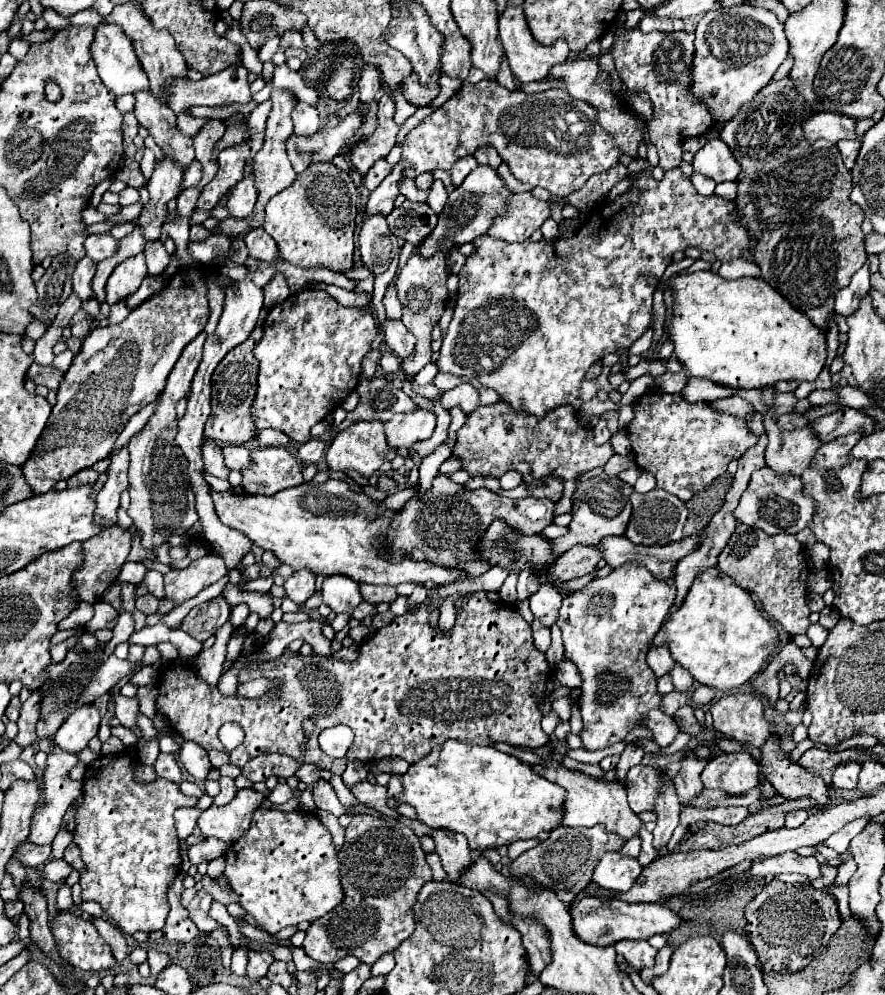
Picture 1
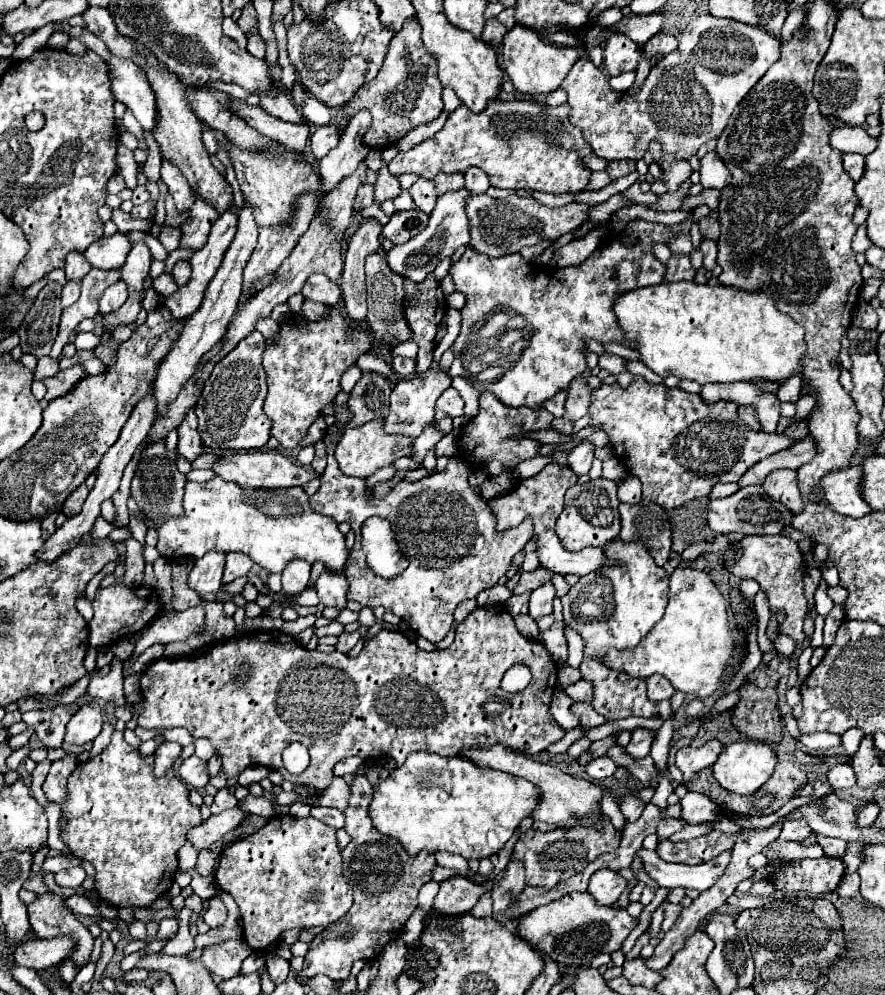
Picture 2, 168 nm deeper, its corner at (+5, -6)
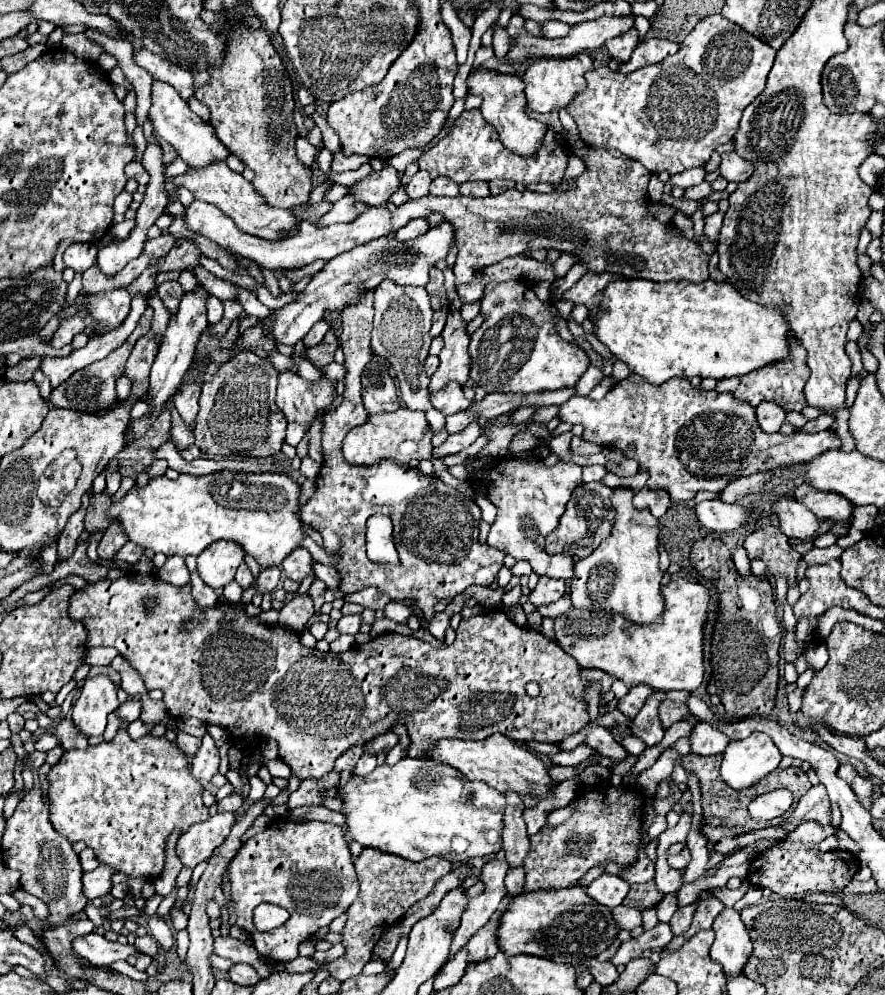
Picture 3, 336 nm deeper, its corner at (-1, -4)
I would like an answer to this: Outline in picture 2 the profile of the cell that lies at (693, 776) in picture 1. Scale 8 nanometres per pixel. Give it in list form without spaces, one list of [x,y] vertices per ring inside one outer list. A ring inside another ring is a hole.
[[[712,739],[700,747],[682,747],[678,749],[676,753],[676,767],[682,771],[682,777],[684,777],[684,783],[688,783],[694,773],[700,773],[702,769],[710,767],[718,755],[722,751],[722,743],[718,739]]]

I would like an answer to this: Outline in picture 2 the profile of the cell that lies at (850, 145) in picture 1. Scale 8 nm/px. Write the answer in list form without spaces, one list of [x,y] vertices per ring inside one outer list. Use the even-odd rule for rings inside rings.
[[[844,153],[842,155],[842,165],[844,165],[844,171],[854,179],[858,181],[864,173],[864,157],[860,153]]]

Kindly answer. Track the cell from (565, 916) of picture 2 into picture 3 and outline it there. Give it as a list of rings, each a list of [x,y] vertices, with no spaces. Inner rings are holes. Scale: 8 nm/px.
[[[584,887],[550,889],[550,891],[522,891],[512,897],[506,911],[500,915],[496,939],[498,949],[512,955],[534,955],[556,963],[578,965],[586,957],[602,953],[618,935],[618,927],[610,909],[586,895]]]

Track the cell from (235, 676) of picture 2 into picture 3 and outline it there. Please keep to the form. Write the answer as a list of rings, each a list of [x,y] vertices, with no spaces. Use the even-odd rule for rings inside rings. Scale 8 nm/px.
[[[128,573],[116,581],[98,581],[98,583],[90,583],[84,589],[76,591],[70,597],[70,607],[68,607],[68,617],[74,621],[82,621],[82,625],[88,631],[88,647],[100,647],[100,645],[108,645],[118,649],[120,657],[124,657],[142,677],[146,689],[162,689],[164,691],[164,705],[168,709],[168,715],[172,715],[174,719],[188,719],[188,717],[196,717],[206,725],[220,725],[224,727],[234,739],[238,747],[252,747],[256,739],[262,737],[270,737],[278,741],[280,747],[280,759],[300,777],[300,779],[320,779],[322,775],[330,773],[334,769],[334,761],[350,747],[354,745],[366,745],[372,737],[378,737],[386,731],[390,731],[390,727],[400,721],[406,725],[408,735],[410,735],[410,757],[422,757],[438,739],[444,737],[454,737],[454,739],[486,739],[492,733],[502,733],[514,741],[526,743],[526,741],[542,741],[542,743],[558,743],[564,737],[578,733],[582,727],[588,725],[588,703],[584,699],[584,691],[588,689],[590,681],[582,679],[580,675],[580,665],[576,663],[576,659],[572,659],[570,655],[566,655],[552,639],[544,637],[538,631],[532,629],[522,629],[518,625],[514,625],[508,615],[500,609],[494,609],[494,615],[484,613],[484,615],[476,615],[470,619],[462,619],[458,629],[456,629],[456,639],[452,645],[448,647],[432,647],[430,643],[414,637],[414,635],[400,635],[400,633],[384,633],[378,635],[374,639],[370,639],[368,643],[360,645],[360,647],[352,647],[350,651],[336,655],[336,653],[322,653],[318,649],[308,649],[300,645],[298,633],[282,627],[282,625],[268,625],[264,623],[260,617],[250,617],[244,611],[244,601],[238,603],[230,603],[230,601],[218,601],[214,607],[210,609],[202,609],[198,607],[198,603],[192,597],[192,585],[186,583],[182,587],[170,585],[166,581],[162,581],[158,575],[154,573]],[[146,599],[156,599],[156,607],[152,613],[146,613],[142,609]],[[528,681],[536,681],[540,685],[540,695],[538,697],[528,697],[524,691],[524,685]]]

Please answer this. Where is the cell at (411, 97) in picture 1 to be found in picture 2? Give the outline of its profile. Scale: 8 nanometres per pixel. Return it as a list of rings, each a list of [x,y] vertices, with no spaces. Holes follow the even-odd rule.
[[[408,21],[404,29],[398,35],[394,35],[380,73],[372,81],[368,81],[368,85],[362,85],[344,109],[334,113],[332,117],[334,125],[340,125],[344,129],[342,117],[352,117],[358,109],[370,109],[372,125],[364,135],[364,143],[372,149],[382,149],[396,143],[410,129],[428,123],[440,115],[444,105],[442,105],[442,85],[436,75],[438,67],[434,57],[430,57],[430,53],[424,49],[420,33],[422,33],[420,23]],[[406,49],[410,51],[410,59],[414,65],[406,63],[406,53],[404,53]]]

